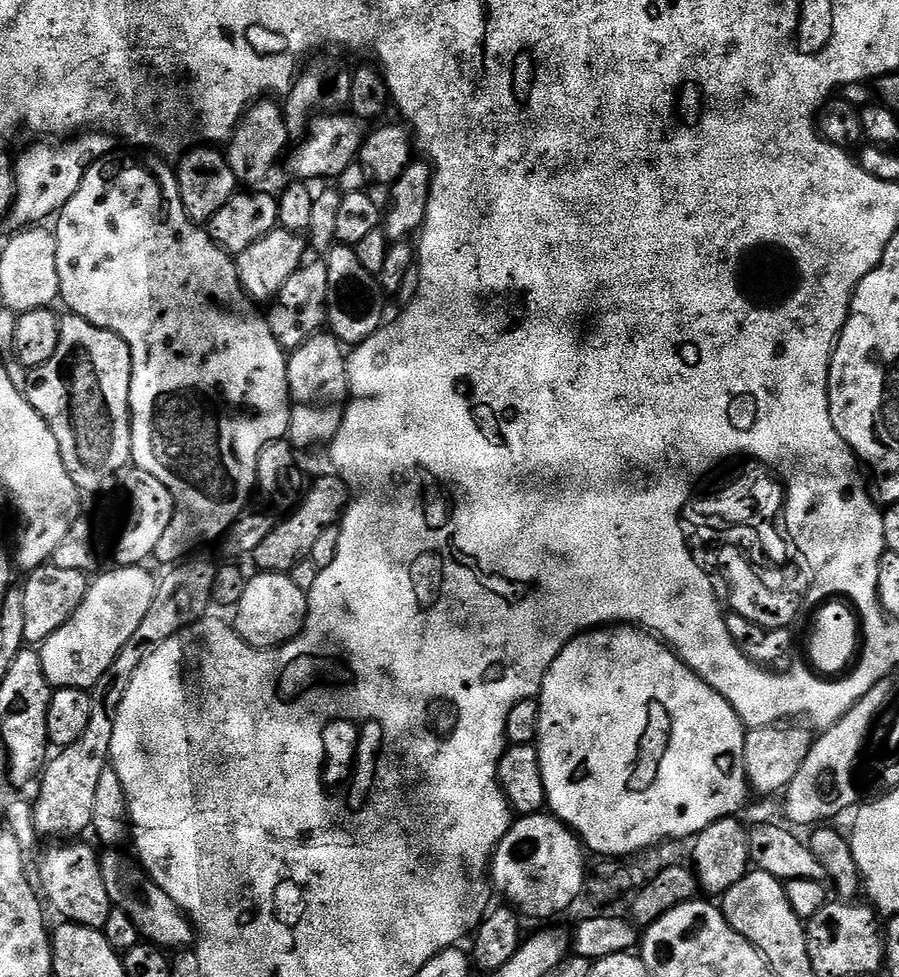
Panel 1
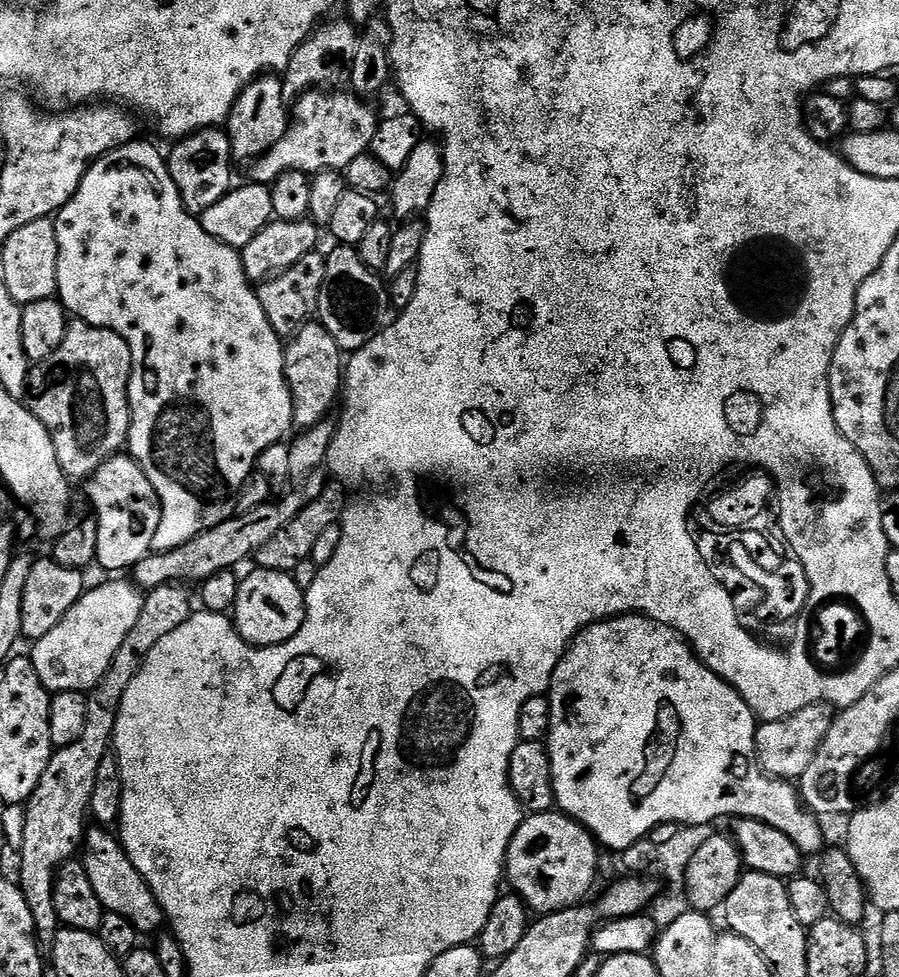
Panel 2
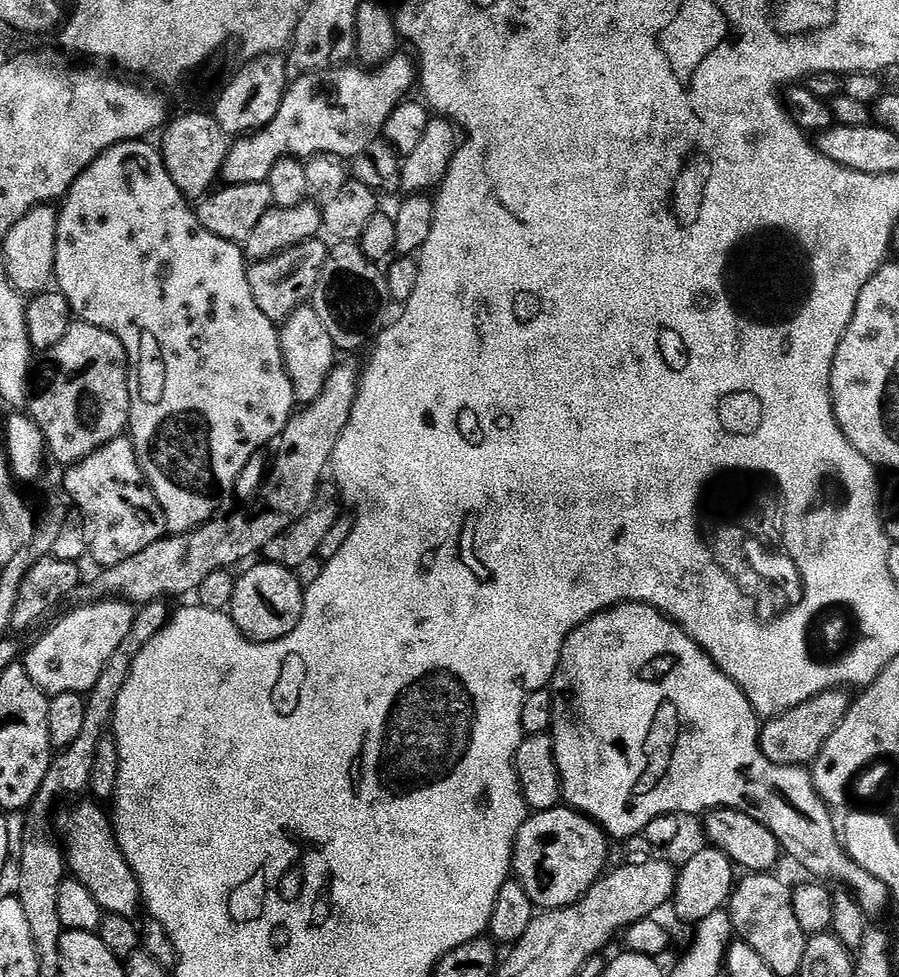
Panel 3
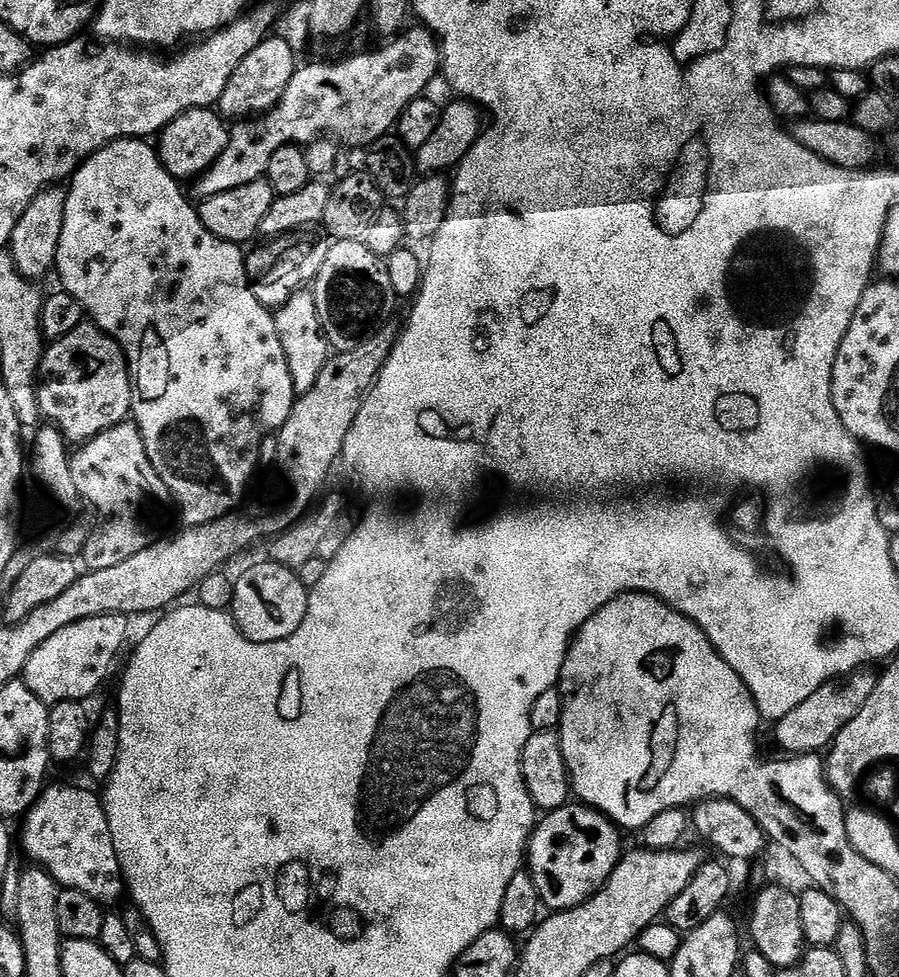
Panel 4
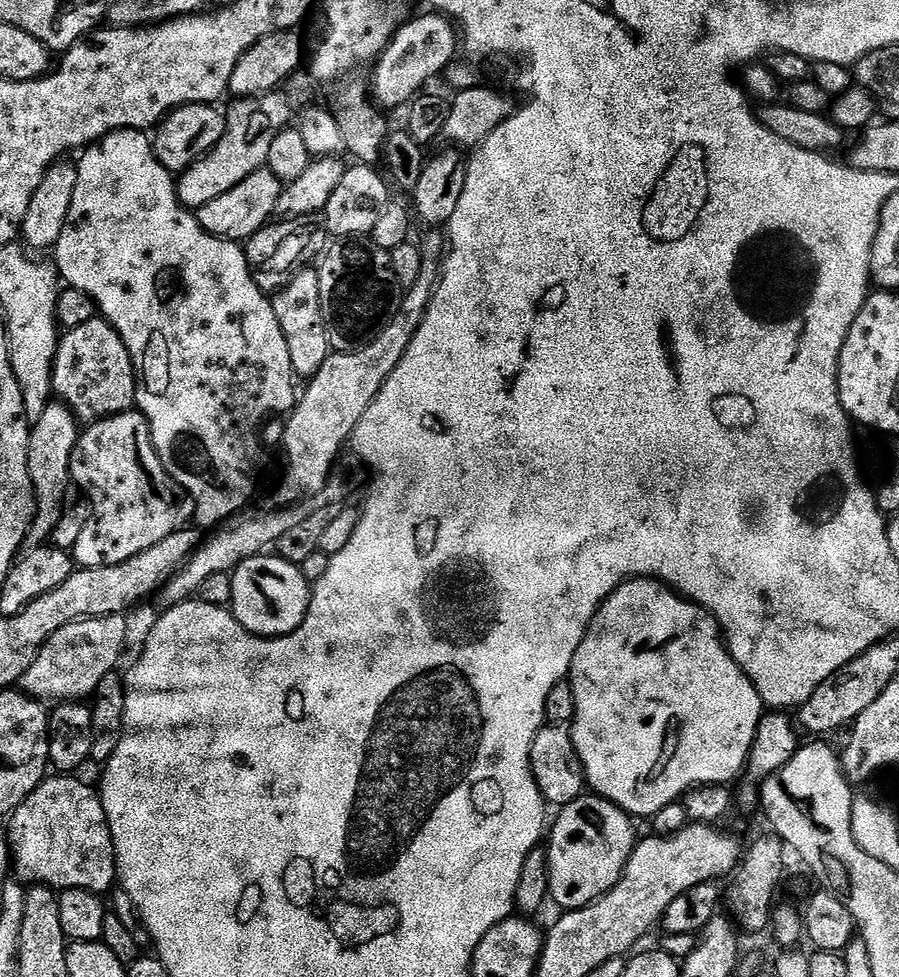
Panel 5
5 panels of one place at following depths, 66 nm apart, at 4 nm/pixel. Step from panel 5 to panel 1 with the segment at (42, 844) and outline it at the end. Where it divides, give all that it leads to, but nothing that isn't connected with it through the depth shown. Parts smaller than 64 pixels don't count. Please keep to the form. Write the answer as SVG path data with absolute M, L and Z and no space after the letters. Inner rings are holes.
M108 850L100 856L102 882L106 882L106 894L110 894L113 905L121 908L138 926L141 937L147 943L155 944L165 950L187 949L194 940L194 929L191 920L184 911L172 901L170 894L162 890L152 880L143 867L131 864L119 851Z

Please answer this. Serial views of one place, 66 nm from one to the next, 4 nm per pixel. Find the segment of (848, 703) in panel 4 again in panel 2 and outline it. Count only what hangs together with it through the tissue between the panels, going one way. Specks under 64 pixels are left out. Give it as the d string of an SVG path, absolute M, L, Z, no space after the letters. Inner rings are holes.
M822 703L806 706L781 720L761 723L756 729L756 758L761 768L777 780L799 781L810 762L814 762L814 754L818 754L833 719L833 709Z

